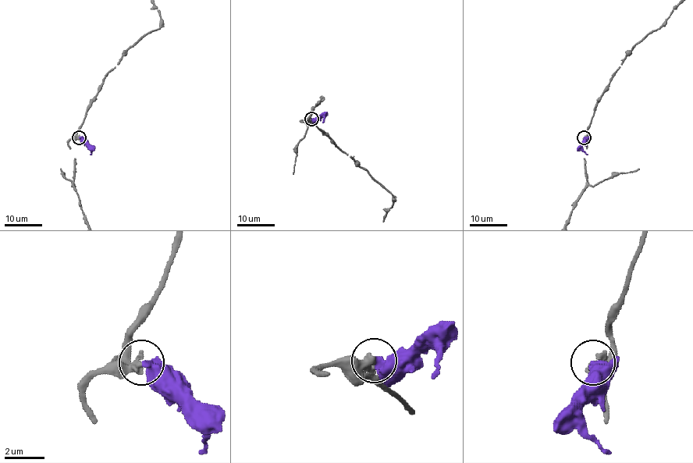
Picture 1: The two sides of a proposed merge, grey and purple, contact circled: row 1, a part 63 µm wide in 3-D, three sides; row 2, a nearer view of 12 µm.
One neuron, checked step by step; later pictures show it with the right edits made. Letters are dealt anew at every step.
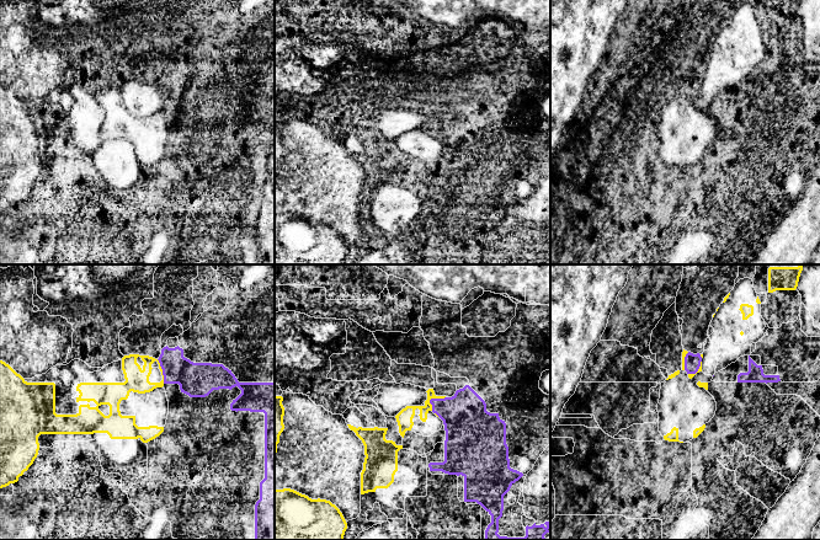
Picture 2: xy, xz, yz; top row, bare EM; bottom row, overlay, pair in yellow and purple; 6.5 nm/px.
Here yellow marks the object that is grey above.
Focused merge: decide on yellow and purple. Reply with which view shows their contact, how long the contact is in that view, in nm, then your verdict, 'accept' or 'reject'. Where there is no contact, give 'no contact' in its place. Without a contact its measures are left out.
contact in xz; length 130 nm; reject

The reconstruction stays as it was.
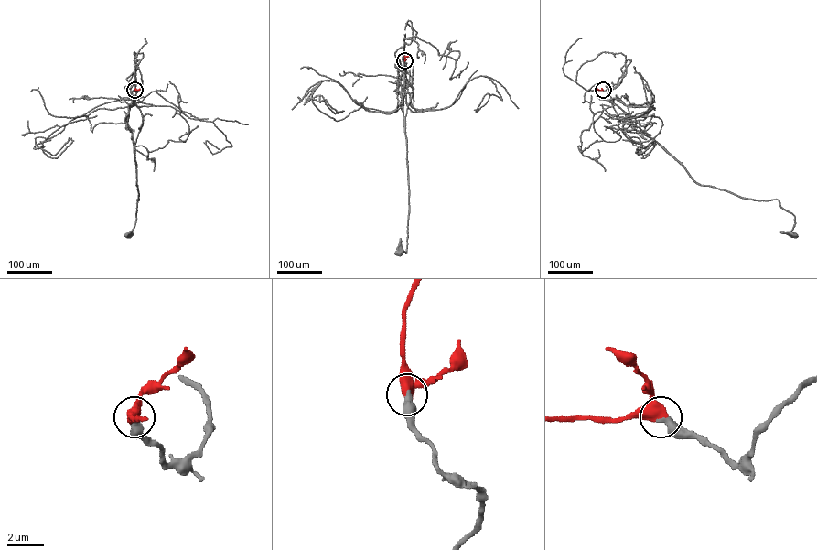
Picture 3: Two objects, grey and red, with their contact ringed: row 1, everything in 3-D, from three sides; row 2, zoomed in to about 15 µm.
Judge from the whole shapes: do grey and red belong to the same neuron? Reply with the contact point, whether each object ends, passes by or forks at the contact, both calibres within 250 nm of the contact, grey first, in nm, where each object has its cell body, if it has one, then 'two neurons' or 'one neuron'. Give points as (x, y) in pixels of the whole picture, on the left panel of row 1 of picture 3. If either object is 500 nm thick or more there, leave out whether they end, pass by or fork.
place (134, 90); grey ends; red passes by; calibres 460 and 480 nm; soma grey (128, 234); soma red none; one neuron

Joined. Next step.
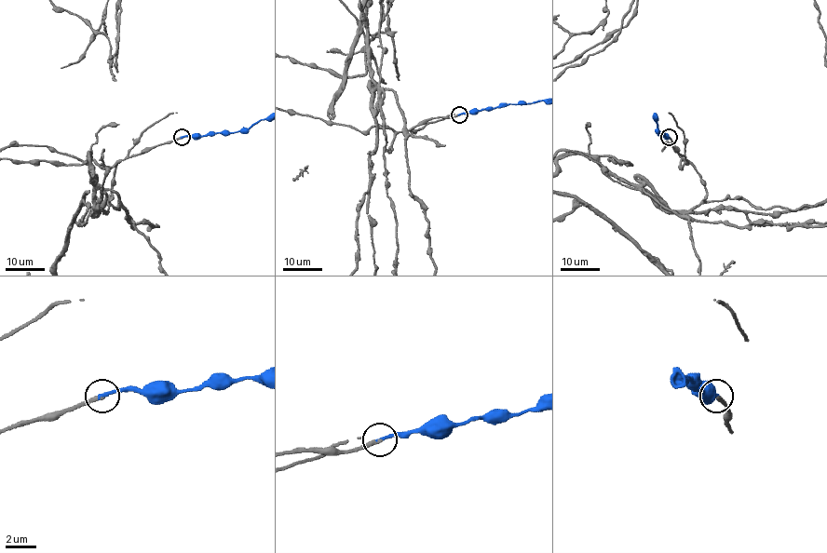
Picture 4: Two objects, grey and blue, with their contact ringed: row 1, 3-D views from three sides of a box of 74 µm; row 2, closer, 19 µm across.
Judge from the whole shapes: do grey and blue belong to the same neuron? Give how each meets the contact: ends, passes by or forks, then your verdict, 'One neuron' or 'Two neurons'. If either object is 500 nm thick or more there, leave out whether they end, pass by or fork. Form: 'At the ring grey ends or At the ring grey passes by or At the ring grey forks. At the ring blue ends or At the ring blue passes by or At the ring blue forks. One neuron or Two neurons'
At the ring grey ends. At the ring blue ends. One neuron

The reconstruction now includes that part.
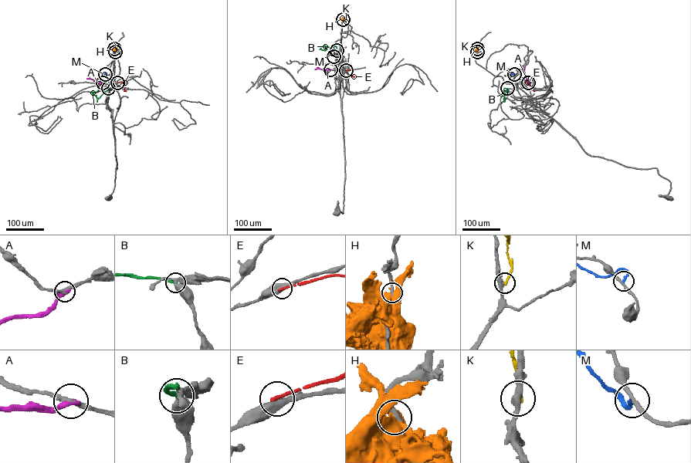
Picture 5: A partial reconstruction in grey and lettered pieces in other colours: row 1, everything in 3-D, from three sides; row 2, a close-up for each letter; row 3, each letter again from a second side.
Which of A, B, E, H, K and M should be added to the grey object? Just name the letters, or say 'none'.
none

